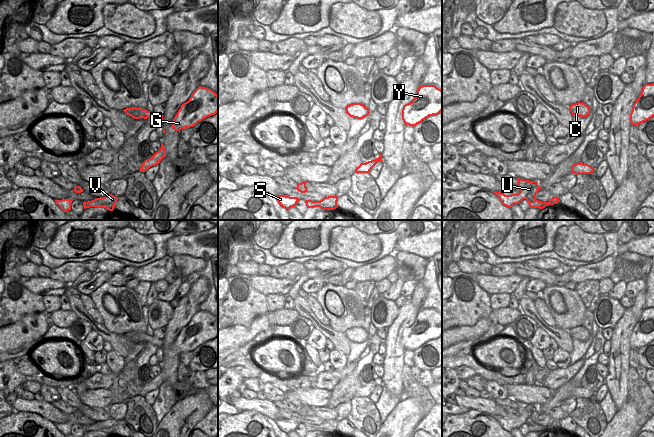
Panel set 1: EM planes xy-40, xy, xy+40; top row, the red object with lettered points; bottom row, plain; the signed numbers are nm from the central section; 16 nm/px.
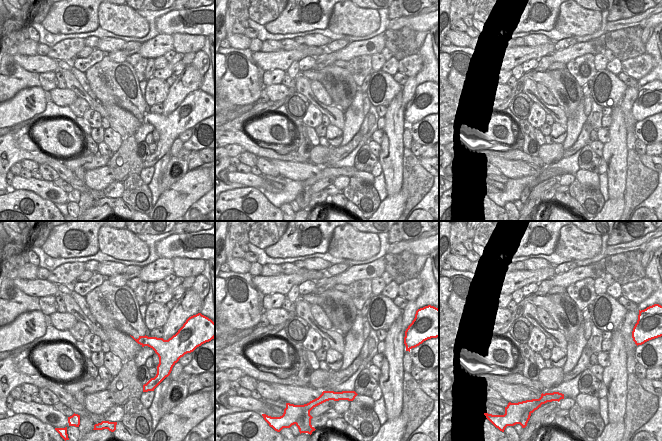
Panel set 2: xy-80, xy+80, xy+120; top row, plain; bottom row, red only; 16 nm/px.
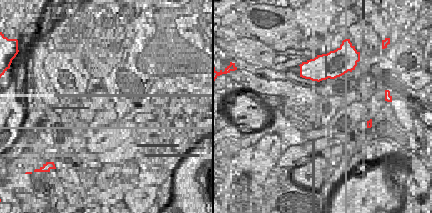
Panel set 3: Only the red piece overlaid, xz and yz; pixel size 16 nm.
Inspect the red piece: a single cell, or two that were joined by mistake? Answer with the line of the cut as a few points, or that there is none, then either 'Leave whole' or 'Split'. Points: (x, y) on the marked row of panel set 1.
Split along xy (366, 162), (371, 168). Split

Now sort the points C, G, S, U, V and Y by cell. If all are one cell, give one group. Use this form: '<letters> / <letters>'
C G Y / S U V

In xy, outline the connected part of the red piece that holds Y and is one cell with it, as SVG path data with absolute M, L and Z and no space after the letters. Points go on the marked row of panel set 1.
M421 85L412 102L402 109L405 125L416 126L429 116L442 112L442 90L435 85Z

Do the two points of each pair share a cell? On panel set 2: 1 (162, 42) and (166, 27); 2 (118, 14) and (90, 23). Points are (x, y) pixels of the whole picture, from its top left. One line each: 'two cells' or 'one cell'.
1: two cells
2: two cells

